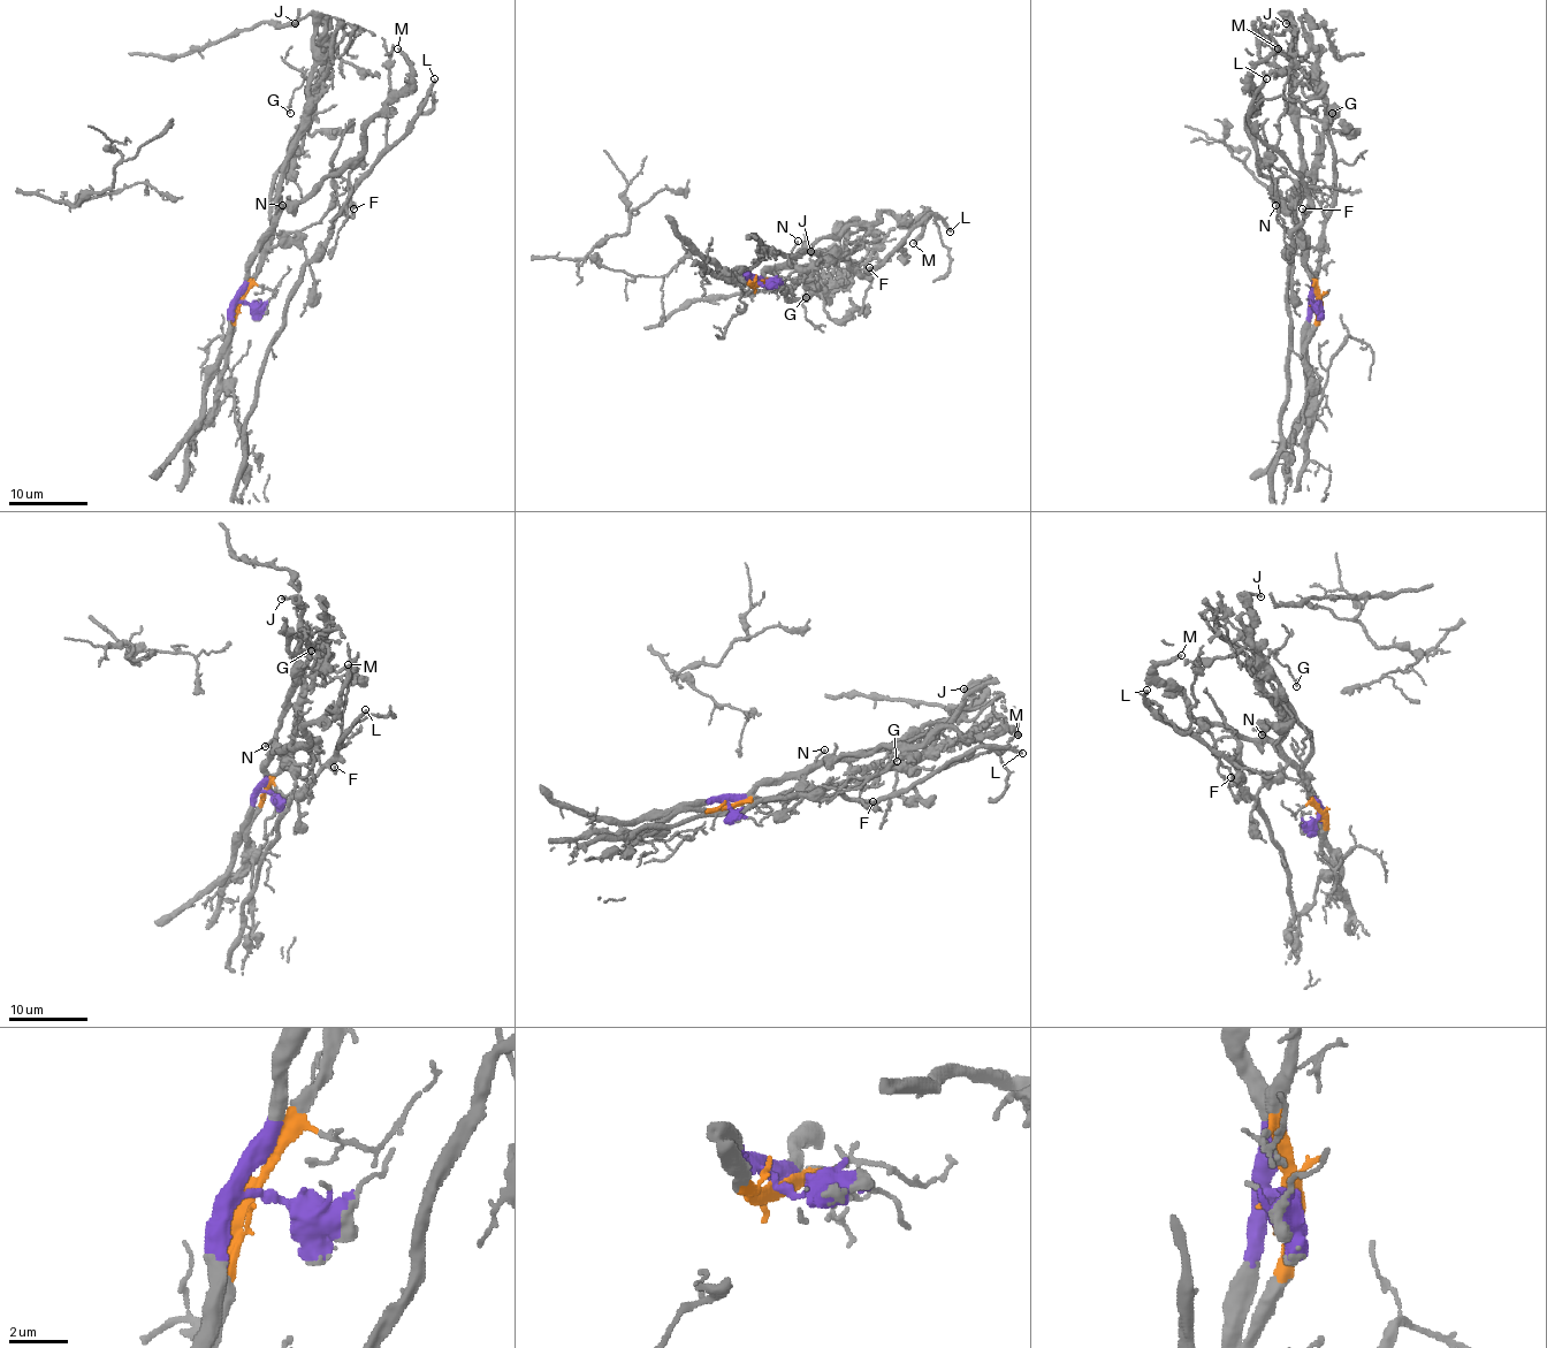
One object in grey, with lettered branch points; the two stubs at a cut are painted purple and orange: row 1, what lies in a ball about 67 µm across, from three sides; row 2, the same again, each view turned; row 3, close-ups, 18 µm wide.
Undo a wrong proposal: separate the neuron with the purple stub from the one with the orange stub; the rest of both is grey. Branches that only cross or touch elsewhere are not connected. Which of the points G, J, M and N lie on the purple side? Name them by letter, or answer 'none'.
J, M, N

